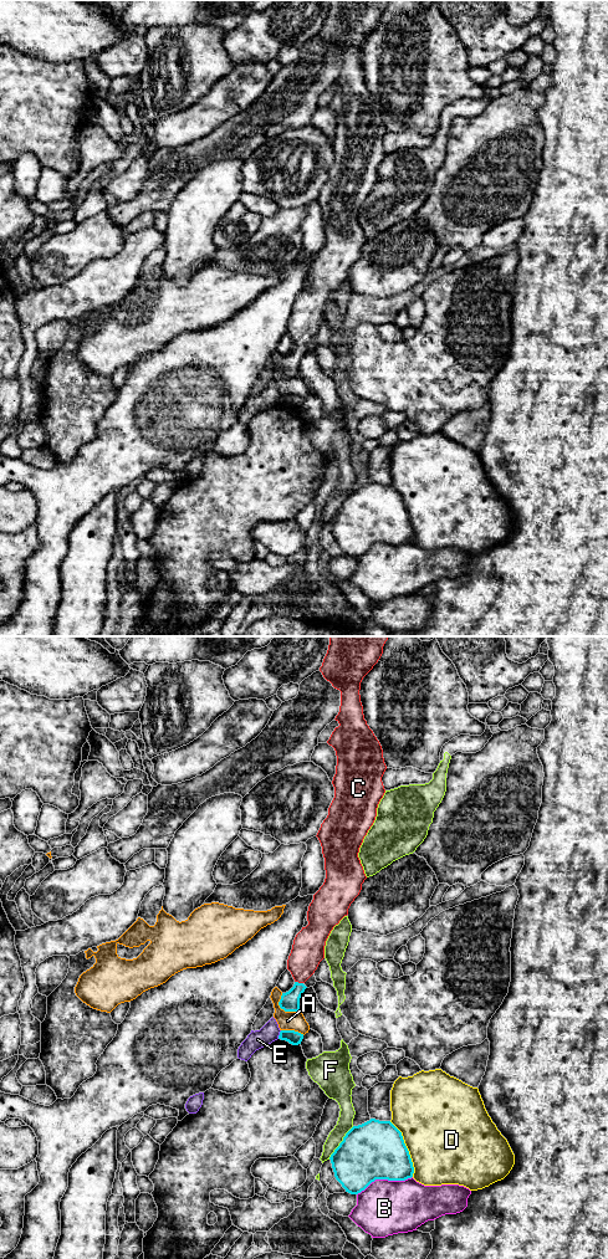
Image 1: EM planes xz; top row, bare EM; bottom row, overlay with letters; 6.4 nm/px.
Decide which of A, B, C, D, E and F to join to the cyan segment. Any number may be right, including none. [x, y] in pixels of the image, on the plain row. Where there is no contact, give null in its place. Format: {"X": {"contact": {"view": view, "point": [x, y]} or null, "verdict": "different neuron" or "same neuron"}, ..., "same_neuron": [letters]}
{"A": {"contact": {"view": "xz", "point": [282, 372]}, "verdict": "different neuron"}, "B": {"contact": {"view": "xz", "point": [384, 542]}, "verdict": "different neuron"}, "C": {"contact": {"view": "xz", "point": [297, 346]}, "verdict": "same neuron"}, "D": {"contact": {"view": "xz", "point": [407, 512]}, "verdict": "different neuron"}, "E": {"contact": {"view": "xz", "point": [280, 398]}, "verdict": "different neuron"}, "F": {"contact": {"view": "xz", "point": [341, 506]}, "verdict": "different neuron"}, "same_neuron": ["C"]}

